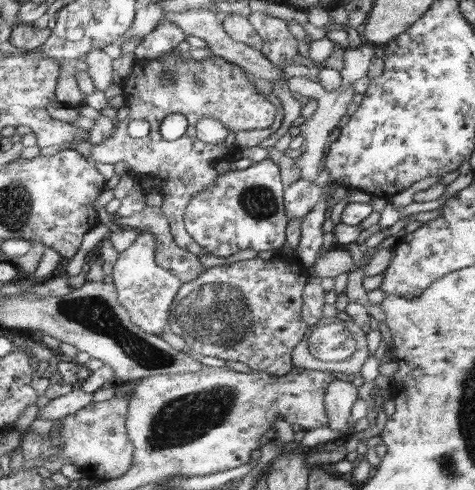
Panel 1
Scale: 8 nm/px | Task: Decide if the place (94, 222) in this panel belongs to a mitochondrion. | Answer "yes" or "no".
no

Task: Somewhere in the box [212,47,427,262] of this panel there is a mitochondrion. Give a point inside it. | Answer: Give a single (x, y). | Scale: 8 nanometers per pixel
(259, 201)

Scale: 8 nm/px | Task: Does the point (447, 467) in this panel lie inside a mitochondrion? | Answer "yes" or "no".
yes

